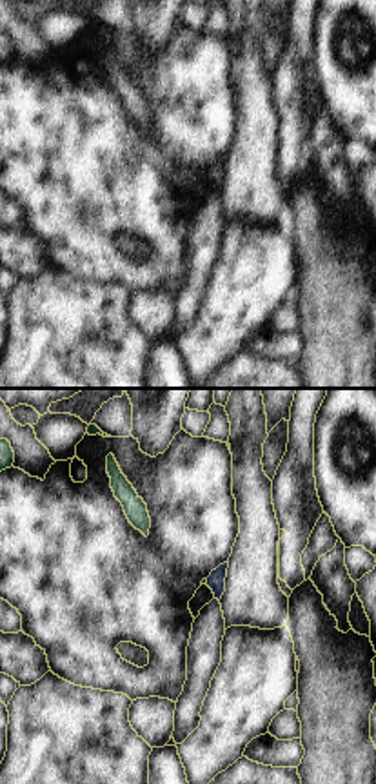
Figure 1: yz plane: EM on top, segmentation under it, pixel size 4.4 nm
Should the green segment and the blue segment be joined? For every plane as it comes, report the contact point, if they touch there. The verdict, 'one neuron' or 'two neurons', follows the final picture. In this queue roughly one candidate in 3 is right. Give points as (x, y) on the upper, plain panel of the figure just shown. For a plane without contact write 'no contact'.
meets green at (206, 175)

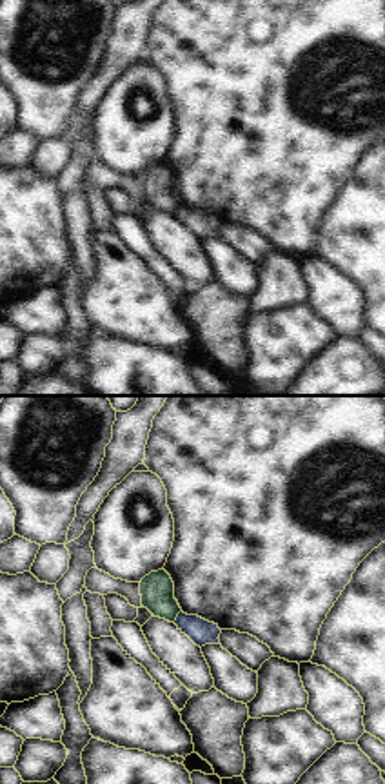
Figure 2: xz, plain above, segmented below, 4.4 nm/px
meets green at (177, 209)

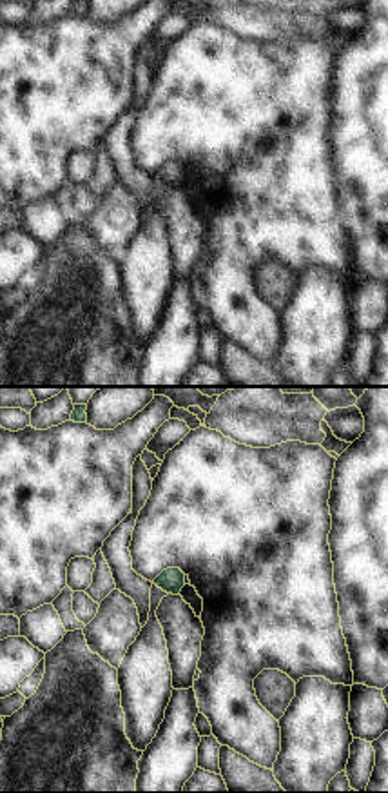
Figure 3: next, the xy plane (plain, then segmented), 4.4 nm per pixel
meets green at (184, 173)

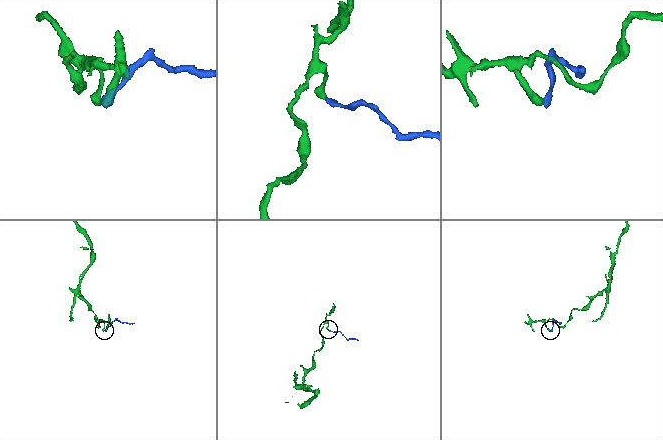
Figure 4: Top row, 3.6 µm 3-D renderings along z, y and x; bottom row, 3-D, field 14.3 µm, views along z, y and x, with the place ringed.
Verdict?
two neurons

